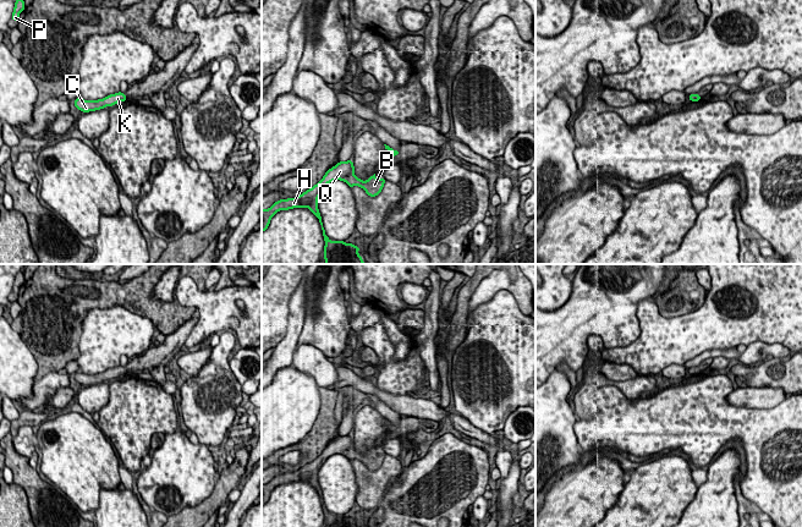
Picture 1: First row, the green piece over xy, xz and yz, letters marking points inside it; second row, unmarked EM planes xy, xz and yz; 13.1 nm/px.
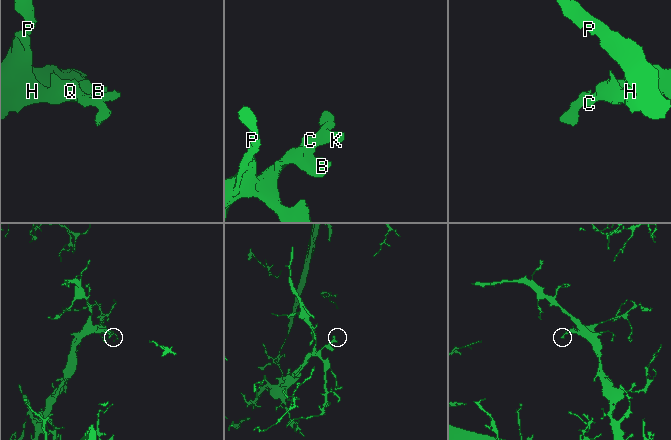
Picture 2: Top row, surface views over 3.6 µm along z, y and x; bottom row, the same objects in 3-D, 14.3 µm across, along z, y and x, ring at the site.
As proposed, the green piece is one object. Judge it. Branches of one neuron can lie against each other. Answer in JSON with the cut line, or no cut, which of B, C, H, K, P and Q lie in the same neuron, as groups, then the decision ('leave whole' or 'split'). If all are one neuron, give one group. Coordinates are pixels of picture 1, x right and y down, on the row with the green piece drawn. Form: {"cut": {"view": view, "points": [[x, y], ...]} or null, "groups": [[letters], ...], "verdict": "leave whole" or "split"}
{"cut": null, "groups": [["B", "C", "H", "K", "P", "Q"]], "verdict": "leave whole"}

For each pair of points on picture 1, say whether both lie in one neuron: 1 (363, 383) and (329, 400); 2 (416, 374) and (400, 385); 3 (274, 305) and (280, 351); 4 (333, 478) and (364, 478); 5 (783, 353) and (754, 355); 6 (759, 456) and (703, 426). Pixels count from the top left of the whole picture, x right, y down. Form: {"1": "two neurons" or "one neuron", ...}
{"1": "two neurons", "2": "one neuron", "3": "two neurons", "4": "two neurons", "5": "one neuron", "6": "one neuron"}

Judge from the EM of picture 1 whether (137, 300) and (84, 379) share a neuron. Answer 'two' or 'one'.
two

